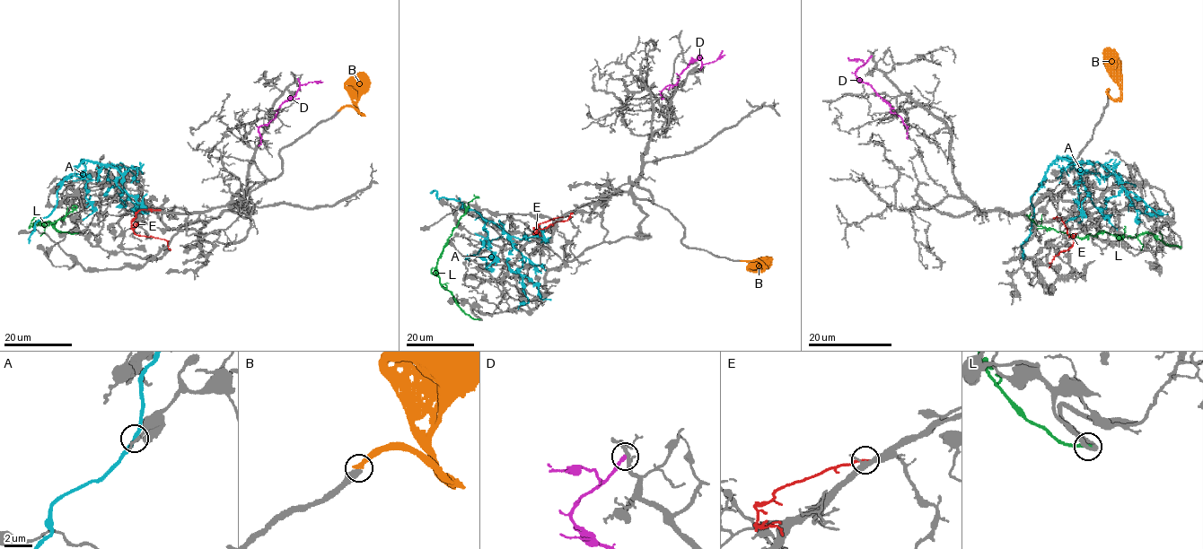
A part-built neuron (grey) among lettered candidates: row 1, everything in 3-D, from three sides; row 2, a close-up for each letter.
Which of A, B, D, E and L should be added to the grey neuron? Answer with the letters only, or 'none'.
B

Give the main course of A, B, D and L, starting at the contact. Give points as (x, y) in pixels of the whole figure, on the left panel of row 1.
A: (56, 207), (64, 180), (90, 161), (118, 164), (117, 184), (136, 206), (148, 208)
B: (338, 110), (345, 106), (353, 106), (361, 114), (356, 106), (357, 76), (363, 72)
D: (298, 78), (296, 93), (280, 106), (272, 120), (259, 128), (261, 135), (259, 146)
L: (77, 233), (59, 232), (49, 222), (34, 223), (38, 222), (44, 225), (50, 223), (76, 207), (73, 205)

